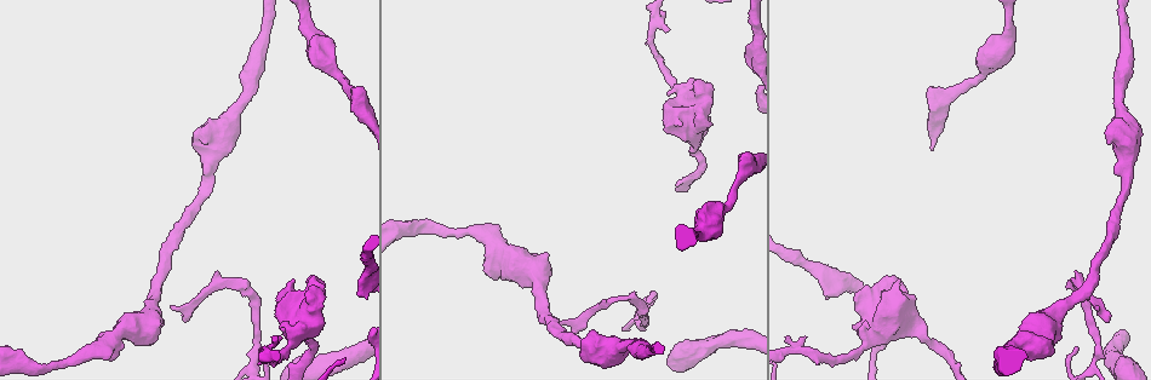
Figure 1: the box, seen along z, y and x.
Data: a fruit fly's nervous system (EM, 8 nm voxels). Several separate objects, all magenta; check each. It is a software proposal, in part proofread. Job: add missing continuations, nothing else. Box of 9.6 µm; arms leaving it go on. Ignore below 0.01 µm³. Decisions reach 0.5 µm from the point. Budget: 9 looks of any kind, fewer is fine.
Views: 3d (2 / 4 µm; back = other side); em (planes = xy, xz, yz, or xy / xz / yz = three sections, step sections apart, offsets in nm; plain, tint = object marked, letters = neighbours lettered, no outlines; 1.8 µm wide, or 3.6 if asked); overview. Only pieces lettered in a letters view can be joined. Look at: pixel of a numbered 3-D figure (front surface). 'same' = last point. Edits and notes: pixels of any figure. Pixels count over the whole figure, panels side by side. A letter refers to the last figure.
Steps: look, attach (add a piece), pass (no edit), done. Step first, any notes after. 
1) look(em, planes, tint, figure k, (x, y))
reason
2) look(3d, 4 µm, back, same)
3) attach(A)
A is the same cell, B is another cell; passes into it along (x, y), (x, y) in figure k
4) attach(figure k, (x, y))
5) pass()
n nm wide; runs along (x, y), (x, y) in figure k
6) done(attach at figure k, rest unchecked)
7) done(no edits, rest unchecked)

look(em, 3.6 µm, yz, step 4, tint, figure 1, (900, 283))
stops while still wide

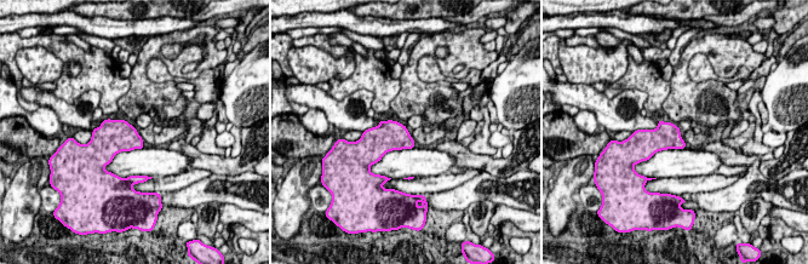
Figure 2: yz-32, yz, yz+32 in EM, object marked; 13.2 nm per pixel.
look(em, 3.6 µm, planes, letters, same)

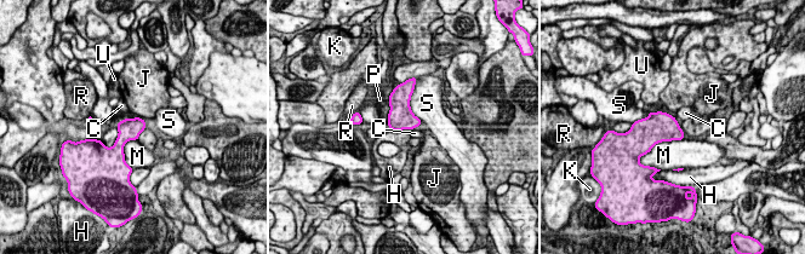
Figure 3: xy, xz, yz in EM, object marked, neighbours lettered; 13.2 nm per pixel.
pass()
C, H, J, K, M, P, R, S and U are other cells; border along (389, 128), (401, 131) in figure 3; none of them fits

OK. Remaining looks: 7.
look(em, 3.6 µm, yz, step 4, letters, figure 1, (804, 337))
tapers out

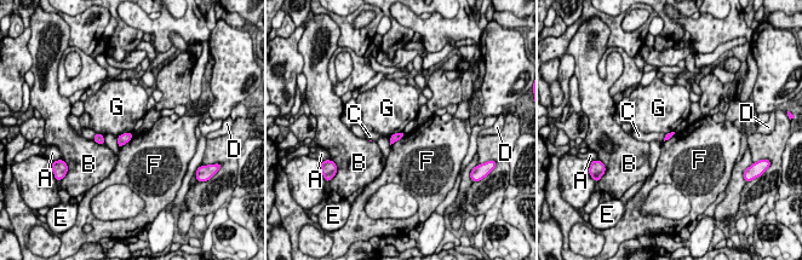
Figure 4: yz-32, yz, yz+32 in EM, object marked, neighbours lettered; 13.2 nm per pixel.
pass()
A, B, C, D, E, F and G are other cells; none of them fits

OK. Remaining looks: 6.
look(3d, 4 µm, figure 1, (1077, 346))
free end

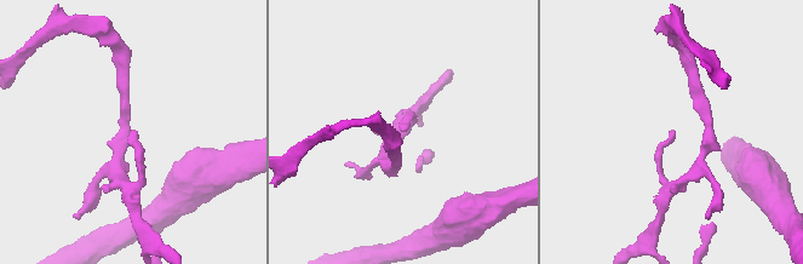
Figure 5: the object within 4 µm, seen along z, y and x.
look(em, planes, plain, figure 5, (671, 131))

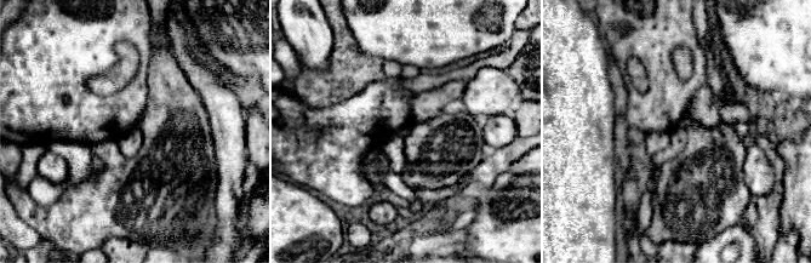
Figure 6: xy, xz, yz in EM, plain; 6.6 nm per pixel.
look(em, planes, letters, same)
see the neighbours

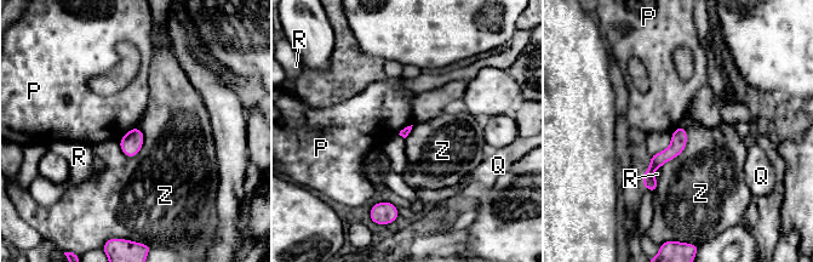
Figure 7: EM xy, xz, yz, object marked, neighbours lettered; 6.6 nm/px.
pass()
P, Q, R and Z are other cells; runs along (681, 130), (651, 169), (651, 187) in figure 7; no lettered piece goes on from it

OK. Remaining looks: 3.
look(em, 3.6 µm, xy, step 16, tint, figure 1, (186, 322))
branch stops here

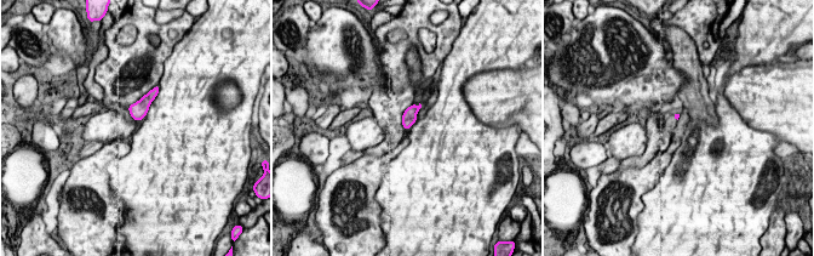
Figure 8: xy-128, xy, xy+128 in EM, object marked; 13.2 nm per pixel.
look(em, 3.6 µm, planes, letters, same)

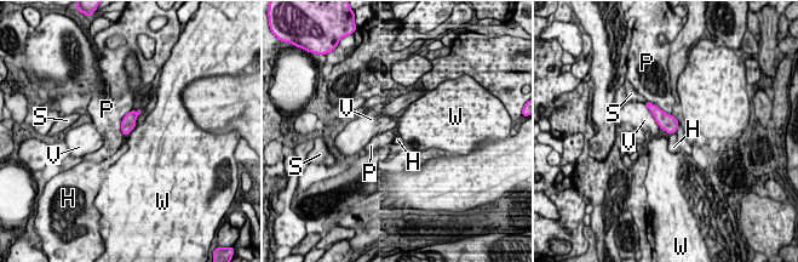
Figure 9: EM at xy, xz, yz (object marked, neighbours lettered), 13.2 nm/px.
pass()
H, P, S, V and W are other cells; border along (675, 132), (670, 135) in figure 9; no lettered piece goes on from it

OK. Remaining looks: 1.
done(no edits, rest unchecked)

